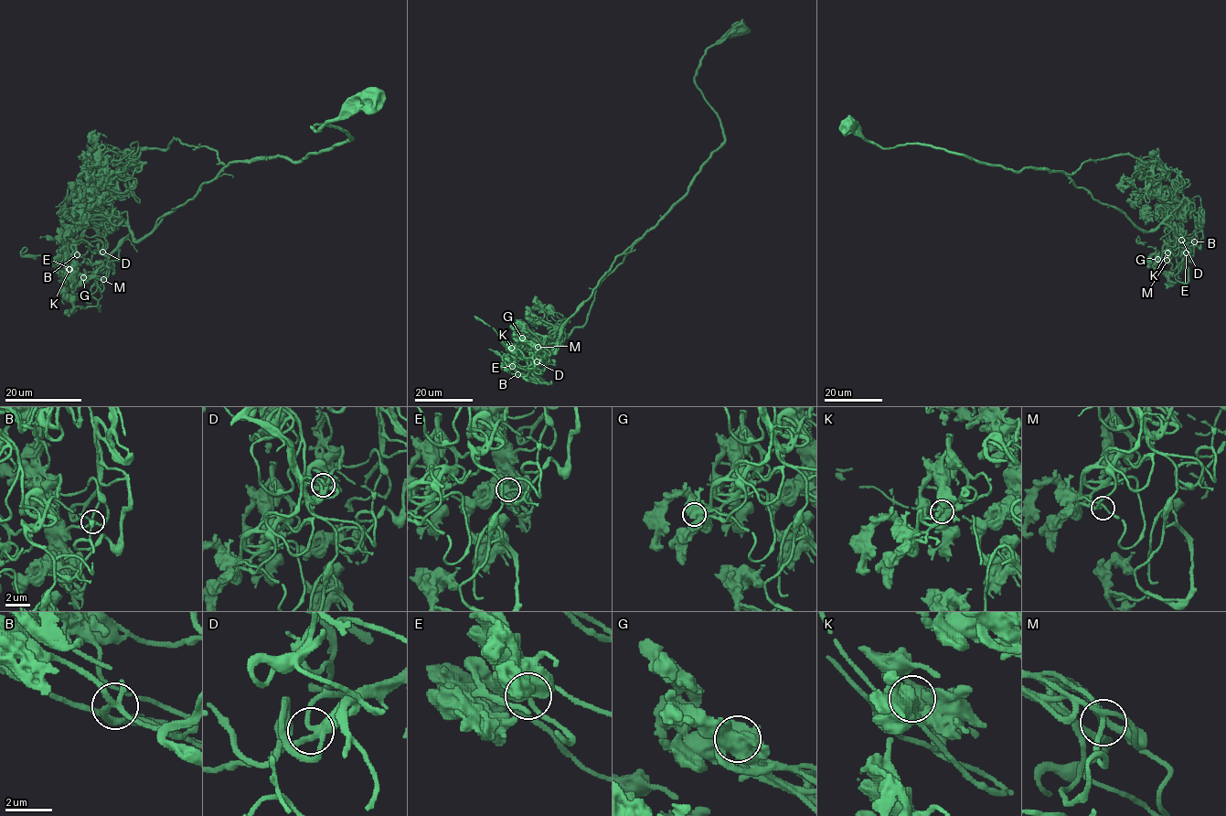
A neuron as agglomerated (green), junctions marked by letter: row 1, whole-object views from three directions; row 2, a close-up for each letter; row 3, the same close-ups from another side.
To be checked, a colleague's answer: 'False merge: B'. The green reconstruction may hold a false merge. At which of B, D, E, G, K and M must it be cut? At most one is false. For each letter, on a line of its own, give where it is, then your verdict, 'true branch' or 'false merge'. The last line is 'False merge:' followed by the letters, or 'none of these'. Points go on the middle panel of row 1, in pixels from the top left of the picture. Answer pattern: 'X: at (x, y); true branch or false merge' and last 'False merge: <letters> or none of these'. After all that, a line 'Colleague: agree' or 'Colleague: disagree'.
B: at (517, 374); true branch
D: at (537, 361); true branch
E: at (512, 366); true branch
G: at (522, 338); true branch
K: at (511, 348); true branch
M: at (538, 347); true branch
False merge: none of these
Colleague: disagree

